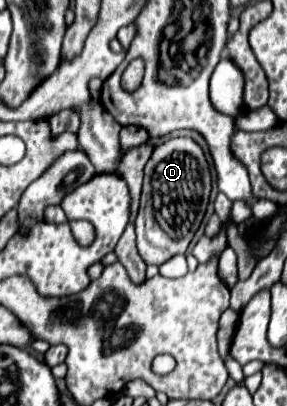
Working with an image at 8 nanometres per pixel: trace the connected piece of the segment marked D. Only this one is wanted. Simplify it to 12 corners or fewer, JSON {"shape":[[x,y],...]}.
{"shape":[[191,137],[153,149],[141,215],[159,267],[187,251],[207,211],[211,171]]}

